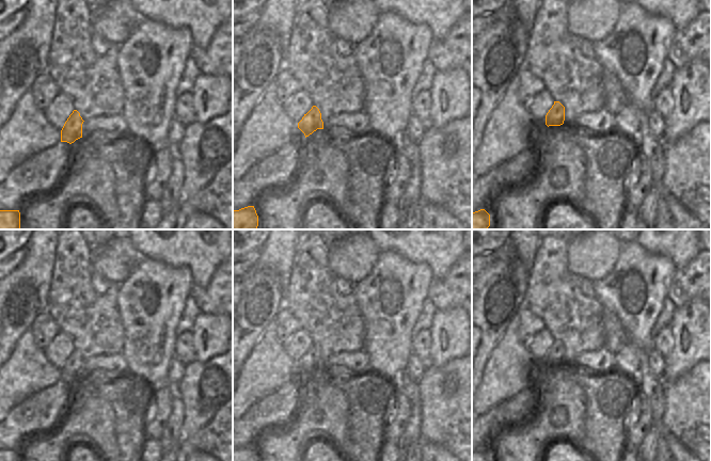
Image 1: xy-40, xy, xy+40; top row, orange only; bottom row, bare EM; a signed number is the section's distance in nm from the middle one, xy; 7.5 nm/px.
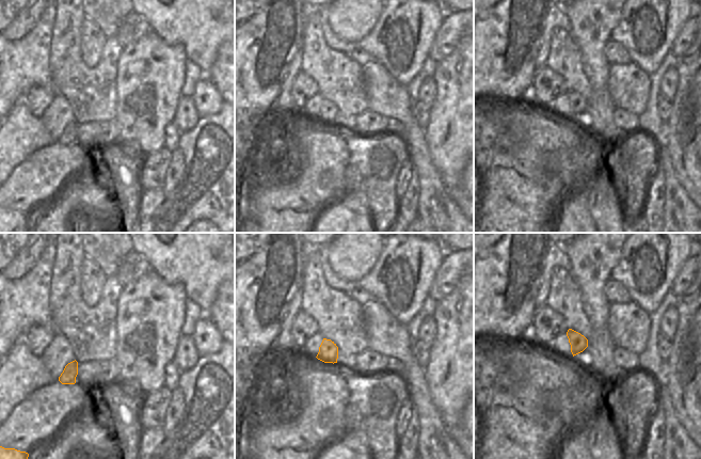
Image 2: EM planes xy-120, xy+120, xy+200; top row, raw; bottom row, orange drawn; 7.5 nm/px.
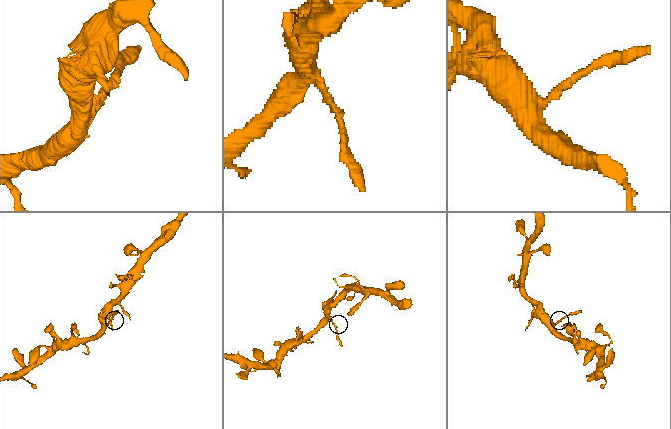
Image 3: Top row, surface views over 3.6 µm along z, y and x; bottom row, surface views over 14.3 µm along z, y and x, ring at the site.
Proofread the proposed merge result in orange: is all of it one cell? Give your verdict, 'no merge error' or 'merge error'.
merge error

